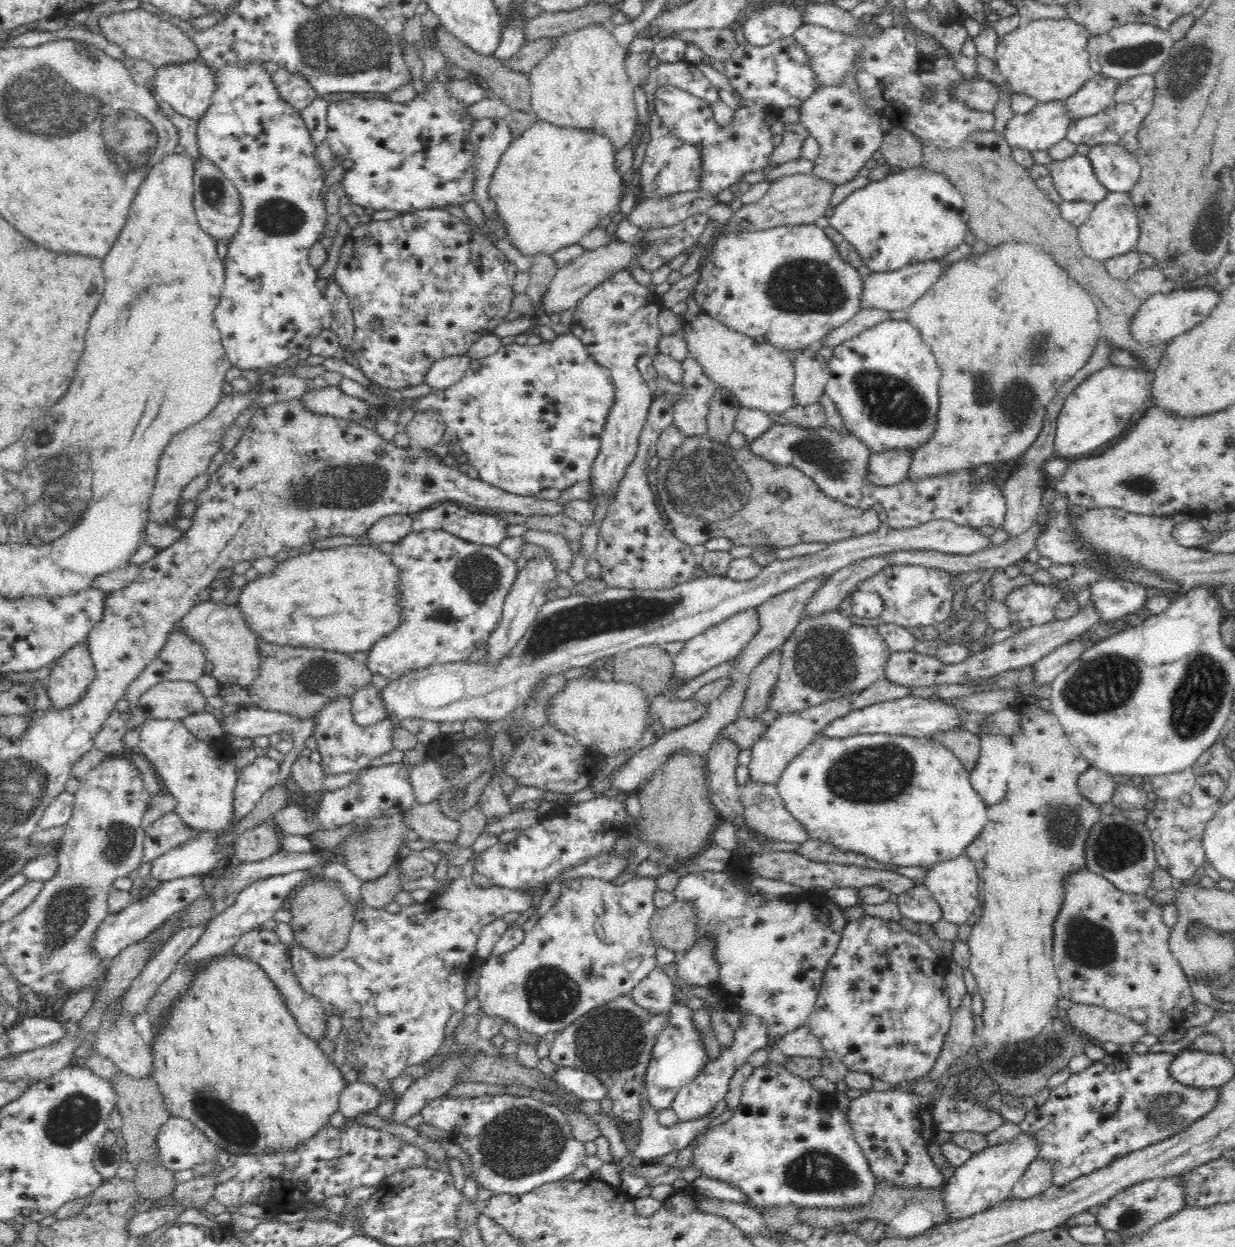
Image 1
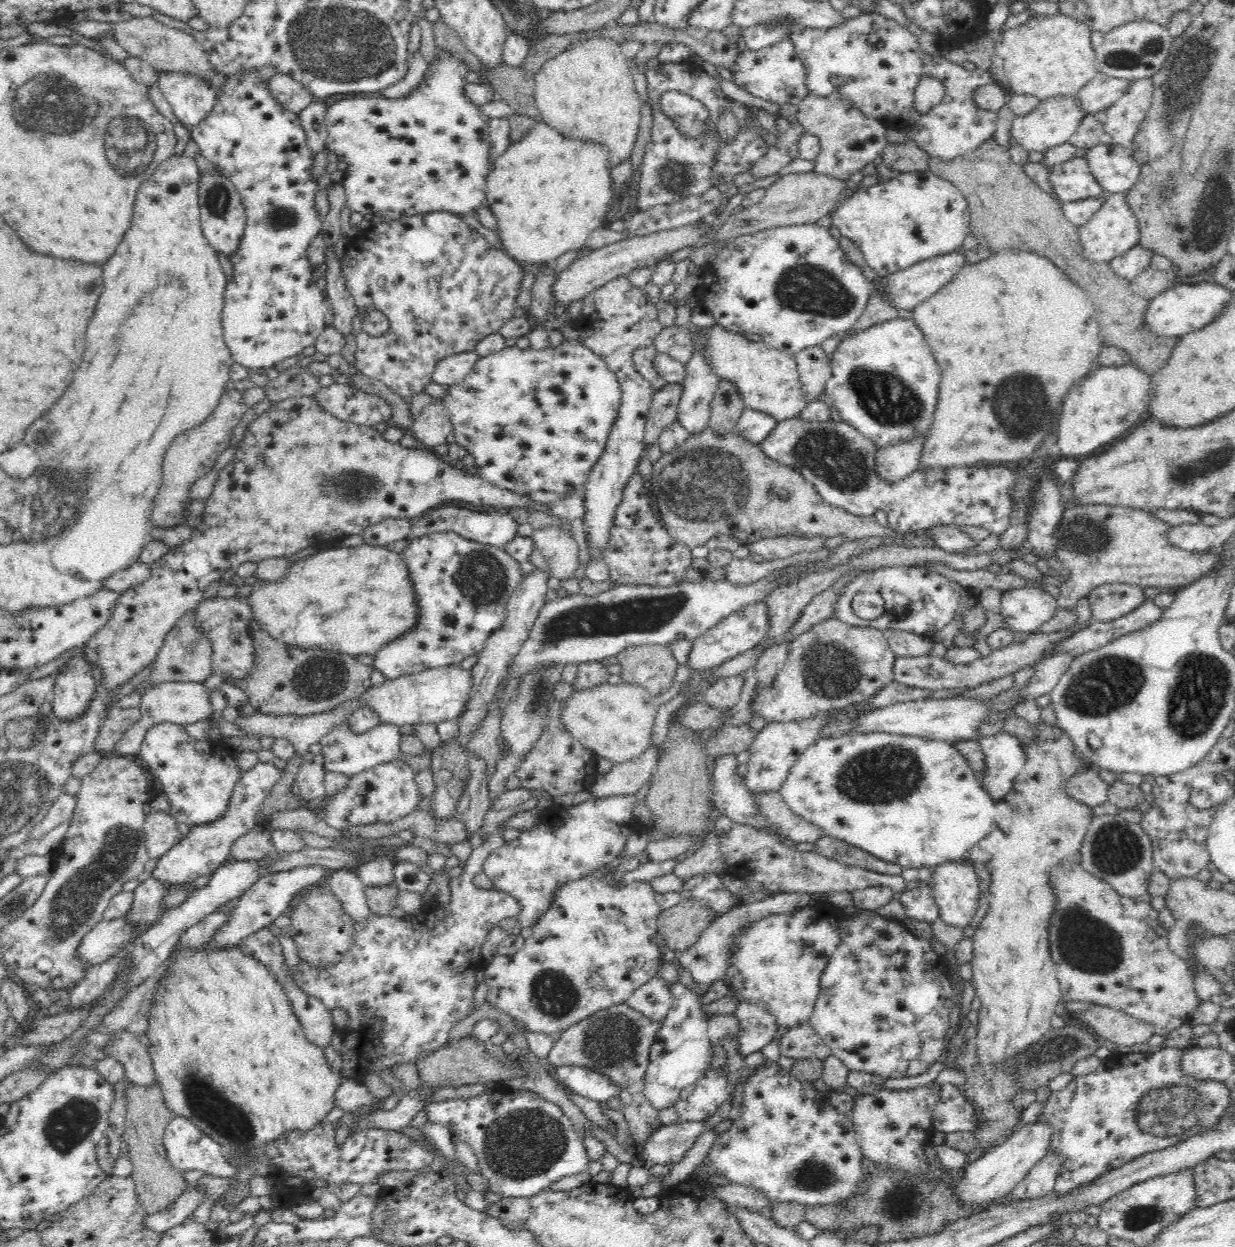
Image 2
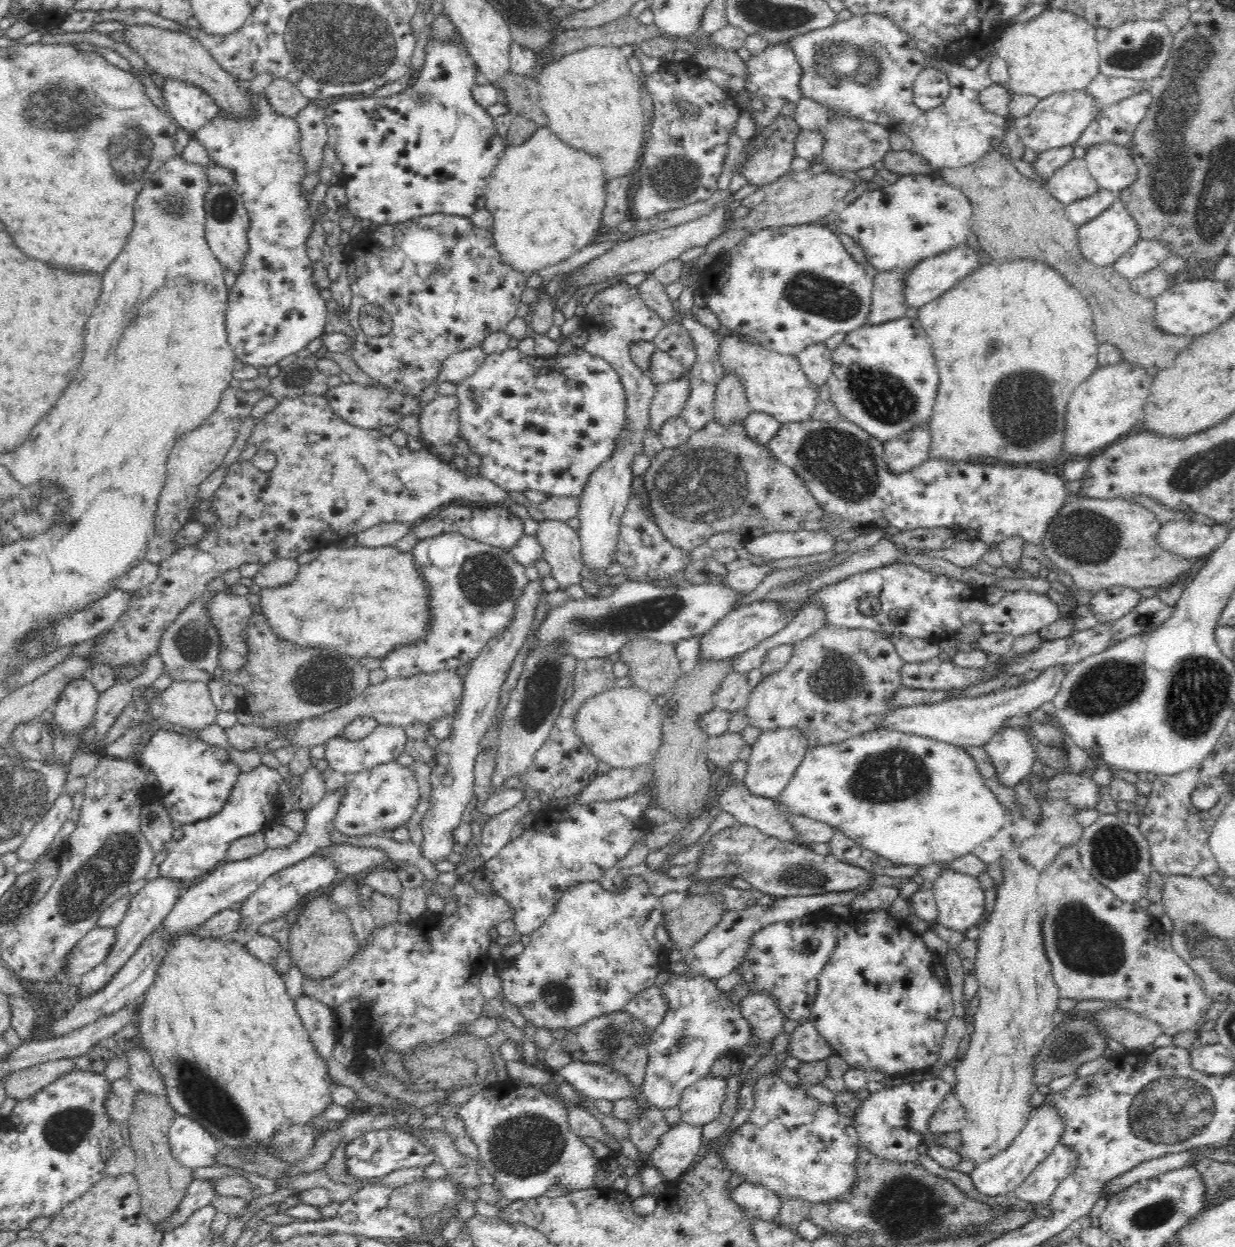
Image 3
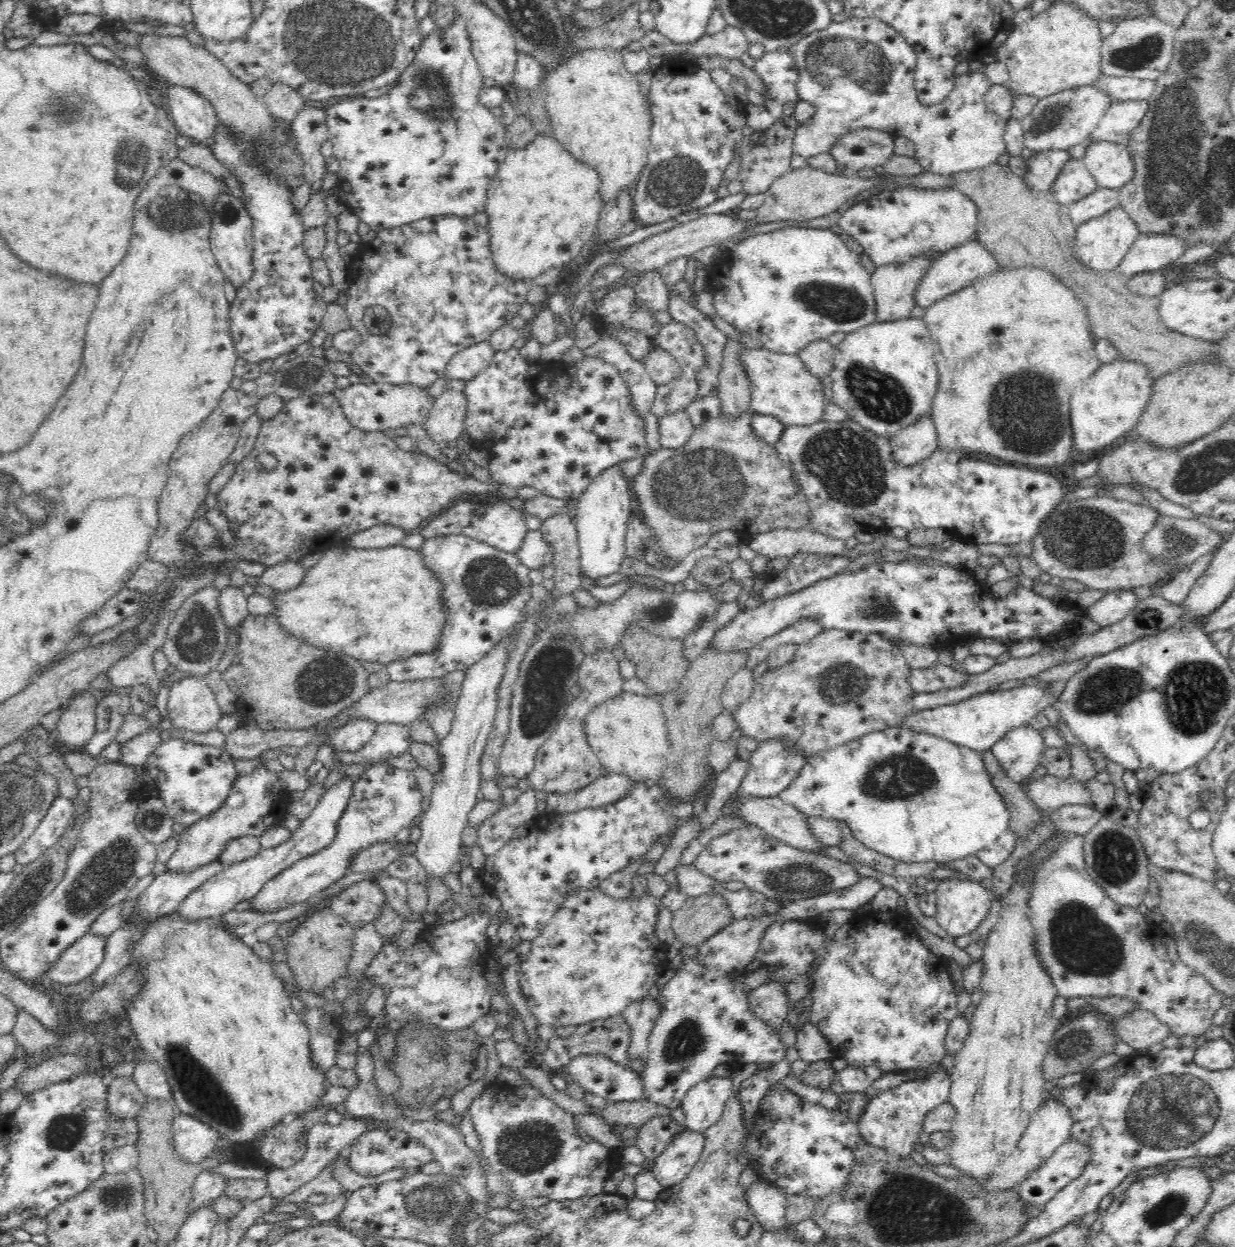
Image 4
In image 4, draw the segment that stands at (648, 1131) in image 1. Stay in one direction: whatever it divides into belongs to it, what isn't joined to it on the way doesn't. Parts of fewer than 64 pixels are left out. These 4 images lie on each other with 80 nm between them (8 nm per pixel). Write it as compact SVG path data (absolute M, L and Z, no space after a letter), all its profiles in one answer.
M686 1130L648 1168L664 1189L678 1184L700 1160L704 1144L705 1137L700 1132Z

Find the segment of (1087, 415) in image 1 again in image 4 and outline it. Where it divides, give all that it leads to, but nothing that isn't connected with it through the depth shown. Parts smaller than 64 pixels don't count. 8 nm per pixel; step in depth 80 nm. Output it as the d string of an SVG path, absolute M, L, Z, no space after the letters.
M1122 356L1101 364L1098 372L1090 376L1090 380L1086 380L1082 388L1076 388L1070 400L1074 447L1081 453L1100 451L1112 444L1116 438L1127 436L1139 423L1138 418L1142 417L1148 406L1148 400L1152 396L1152 384L1155 384L1145 364L1128 362Z

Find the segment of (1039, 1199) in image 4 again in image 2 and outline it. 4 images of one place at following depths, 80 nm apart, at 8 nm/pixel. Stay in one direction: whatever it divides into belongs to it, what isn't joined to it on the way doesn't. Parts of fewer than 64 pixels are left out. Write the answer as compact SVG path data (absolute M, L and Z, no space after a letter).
M1048 1153L1028 1172L1024 1180L1016 1185L1012 1194L1019 1200L1038 1200L1048 1196L1054 1192L1062 1164L1064 1157L1060 1153Z

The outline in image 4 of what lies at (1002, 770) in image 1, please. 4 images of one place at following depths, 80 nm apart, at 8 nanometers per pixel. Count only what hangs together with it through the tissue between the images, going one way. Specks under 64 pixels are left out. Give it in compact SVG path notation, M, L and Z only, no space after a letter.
M1028 724L1004 734L990 751L1006 775L1012 781L1020 783L1040 766L1045 747L1044 736Z

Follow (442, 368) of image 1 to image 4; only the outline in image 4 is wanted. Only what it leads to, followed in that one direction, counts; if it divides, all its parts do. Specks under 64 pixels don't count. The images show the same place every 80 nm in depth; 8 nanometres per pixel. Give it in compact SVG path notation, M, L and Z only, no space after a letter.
M489 340L467 346L464 350L457 352L448 364L446 364L445 376L450 380L470 381L473 377L480 375L484 368L492 362L496 354Z

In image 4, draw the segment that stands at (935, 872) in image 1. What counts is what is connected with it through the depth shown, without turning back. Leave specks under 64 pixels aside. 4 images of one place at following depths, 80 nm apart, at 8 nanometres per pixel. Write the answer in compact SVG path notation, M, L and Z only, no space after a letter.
M944 879L935 890L937 897L936 919L950 940L973 934L988 917L993 900L993 892L981 886L980 882Z

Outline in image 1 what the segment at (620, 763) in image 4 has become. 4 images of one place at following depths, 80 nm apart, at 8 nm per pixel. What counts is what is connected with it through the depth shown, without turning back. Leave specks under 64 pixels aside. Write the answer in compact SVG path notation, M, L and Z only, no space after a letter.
M577 678L567 680L567 685L546 705L547 722L556 729L581 742L585 747L601 752L601 756L616 756L620 752L632 750L638 746L644 736L648 722L647 696L640 687L632 683L588 680Z

